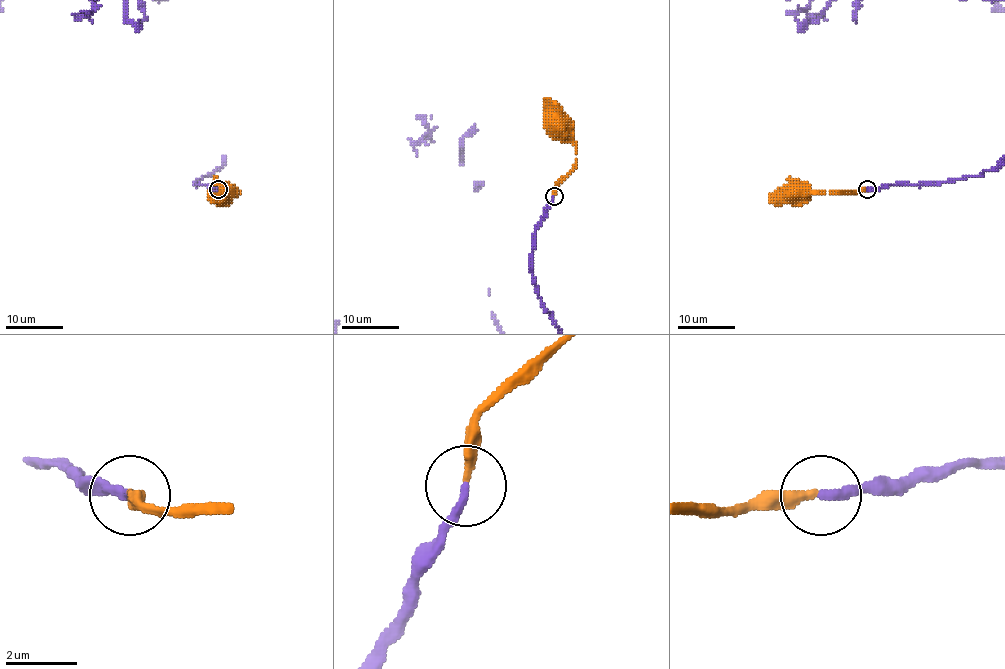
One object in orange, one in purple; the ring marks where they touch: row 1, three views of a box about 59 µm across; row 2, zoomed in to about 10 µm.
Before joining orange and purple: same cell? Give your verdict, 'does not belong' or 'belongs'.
belongs

